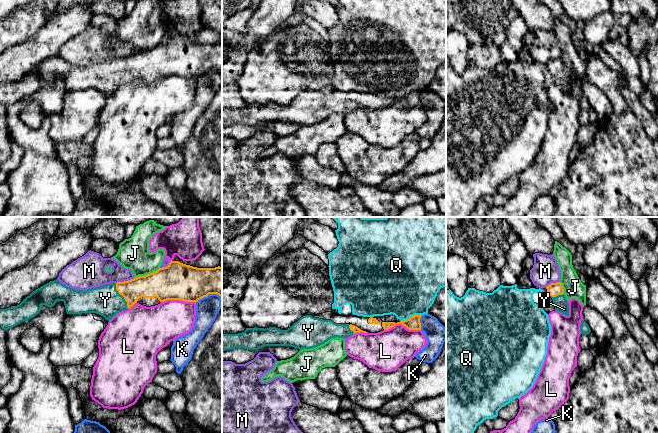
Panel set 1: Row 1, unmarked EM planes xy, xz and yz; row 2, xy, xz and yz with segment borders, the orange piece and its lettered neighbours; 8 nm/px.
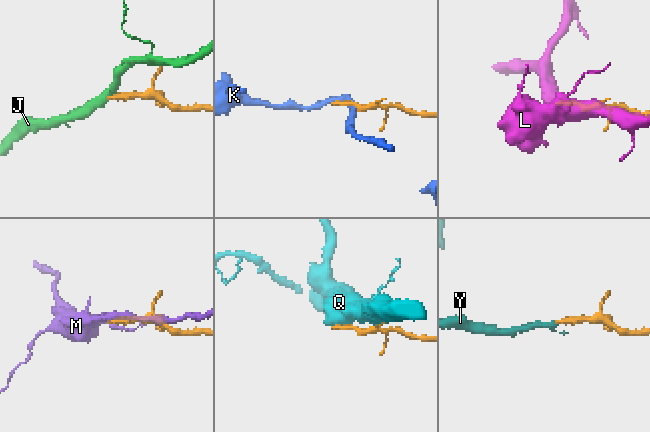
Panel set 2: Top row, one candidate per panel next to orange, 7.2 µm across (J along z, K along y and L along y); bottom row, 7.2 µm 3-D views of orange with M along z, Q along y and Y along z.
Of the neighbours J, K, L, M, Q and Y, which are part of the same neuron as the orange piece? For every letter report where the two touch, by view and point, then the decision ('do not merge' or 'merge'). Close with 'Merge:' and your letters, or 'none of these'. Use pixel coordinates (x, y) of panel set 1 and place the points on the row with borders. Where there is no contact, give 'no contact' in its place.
J: contact xy (147, 274); do not merge
K: contact xz (419, 322); do not merge
L: contact xz (402, 324); do not merge
M: contact xy (125, 281); do not merge
Q: contact xz (411, 316); do not merge
Y: contact xy (122, 295); merge
Merge: Y

